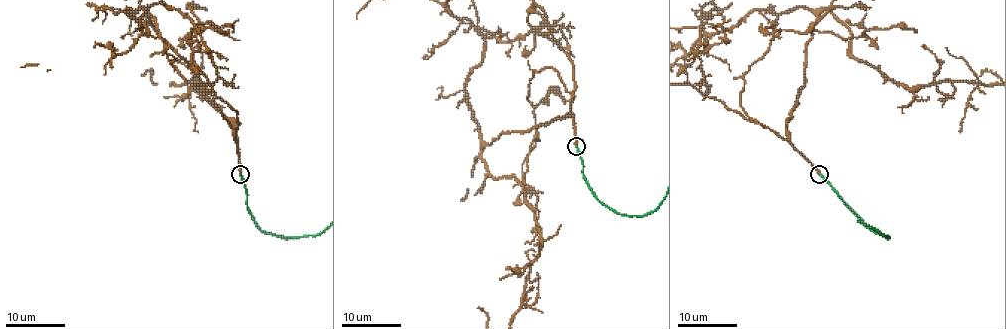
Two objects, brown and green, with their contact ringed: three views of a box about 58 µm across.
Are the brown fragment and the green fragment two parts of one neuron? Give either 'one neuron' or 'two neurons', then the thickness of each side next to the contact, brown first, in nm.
one neuron | 260/240 nm

